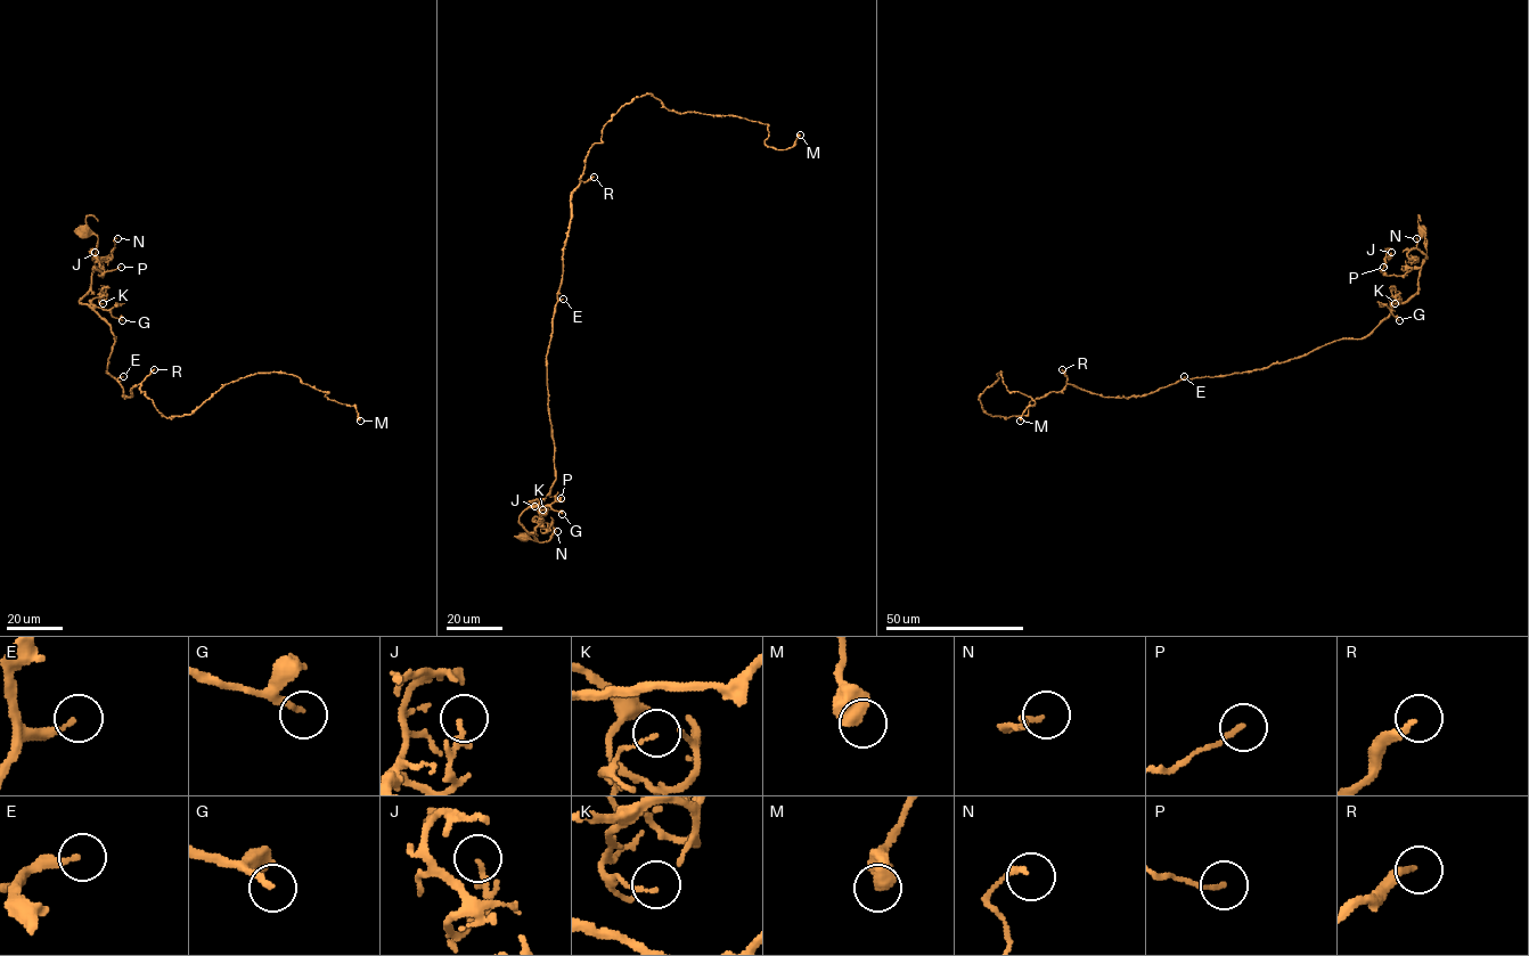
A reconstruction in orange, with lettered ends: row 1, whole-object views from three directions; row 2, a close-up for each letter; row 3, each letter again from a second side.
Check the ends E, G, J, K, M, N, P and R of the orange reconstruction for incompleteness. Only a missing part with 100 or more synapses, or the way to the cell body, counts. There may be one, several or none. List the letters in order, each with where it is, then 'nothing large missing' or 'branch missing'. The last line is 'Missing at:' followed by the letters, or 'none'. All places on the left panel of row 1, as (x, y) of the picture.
E: at (123, 376); nothing large missing
G: at (122, 320); nothing large missing
J: at (95, 252); nothing large missing
K: at (103, 303); nothing large missing
M: at (360, 421); nothing large missing
N: at (117, 238); nothing large missing
P: at (121, 267); nothing large missing
R: at (154, 369); branch missing
Missing at: R

